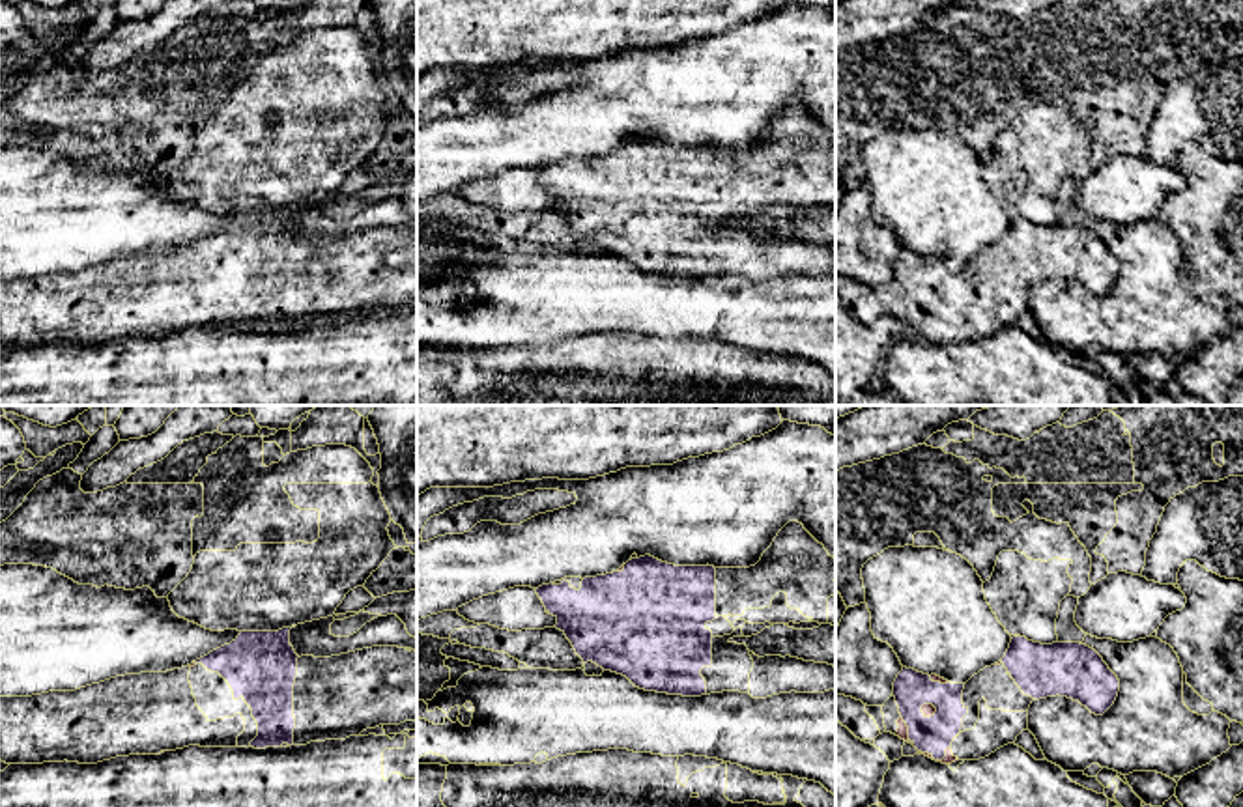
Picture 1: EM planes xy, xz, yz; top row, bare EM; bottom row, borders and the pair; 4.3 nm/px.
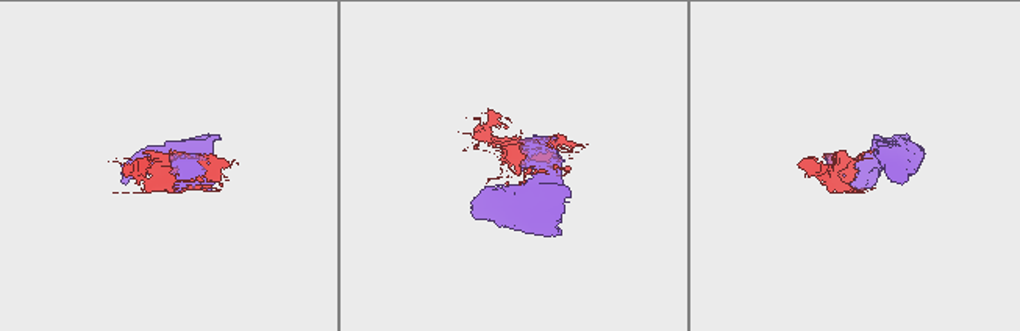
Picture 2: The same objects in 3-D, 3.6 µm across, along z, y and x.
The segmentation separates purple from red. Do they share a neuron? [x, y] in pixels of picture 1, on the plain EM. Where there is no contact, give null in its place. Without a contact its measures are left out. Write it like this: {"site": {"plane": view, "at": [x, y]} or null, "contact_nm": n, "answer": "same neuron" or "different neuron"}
{"site": {"plane": "yz", "at": [909, 312]}, "contact_nm": 140, "answer": "same neuron"}

